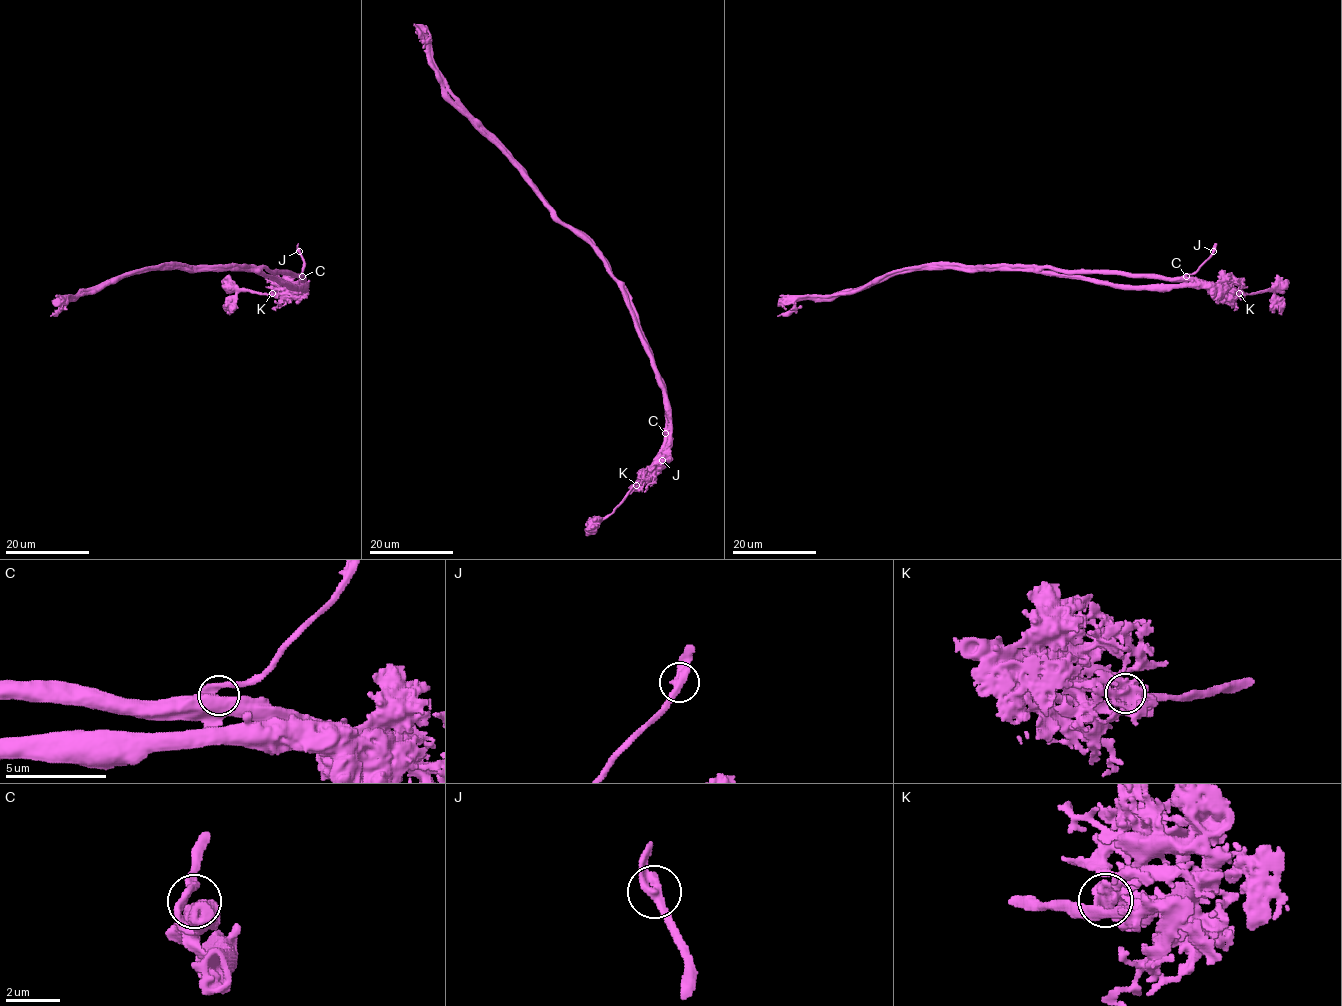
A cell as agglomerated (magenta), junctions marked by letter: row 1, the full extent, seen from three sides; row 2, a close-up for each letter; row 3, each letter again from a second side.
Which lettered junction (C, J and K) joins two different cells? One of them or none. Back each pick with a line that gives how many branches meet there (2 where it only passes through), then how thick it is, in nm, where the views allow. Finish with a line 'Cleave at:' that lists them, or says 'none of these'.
K: Branches: 4. Thickness 420 nm
Cleave at: K

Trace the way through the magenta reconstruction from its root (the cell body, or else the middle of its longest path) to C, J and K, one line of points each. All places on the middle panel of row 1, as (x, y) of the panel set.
C: (608, 266), (608, 272), (629, 296), (660, 384), (665, 433)
J: (608, 266), (608, 272), (629, 296), (663, 394), (667, 454), (662, 460)
K: (608, 266), (608, 272), (629, 296), (663, 394), (665, 410), (664, 450), (636, 485)

